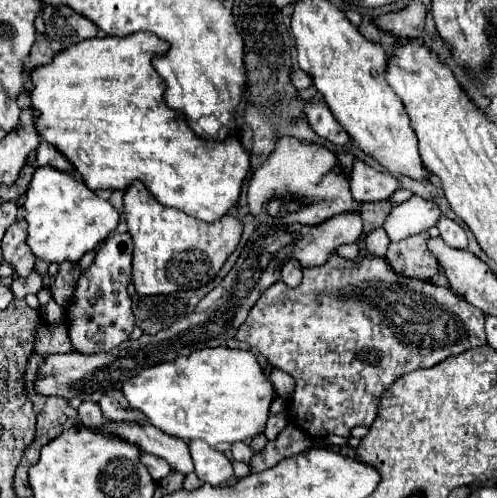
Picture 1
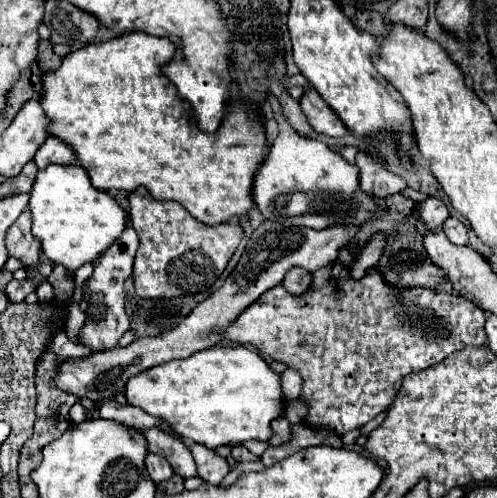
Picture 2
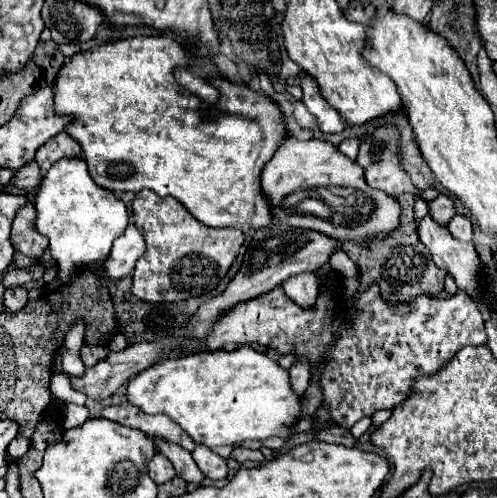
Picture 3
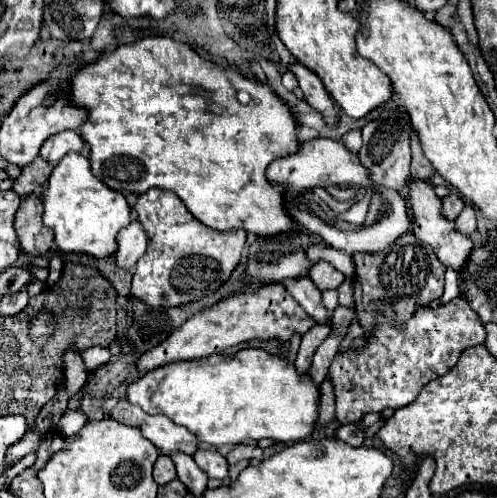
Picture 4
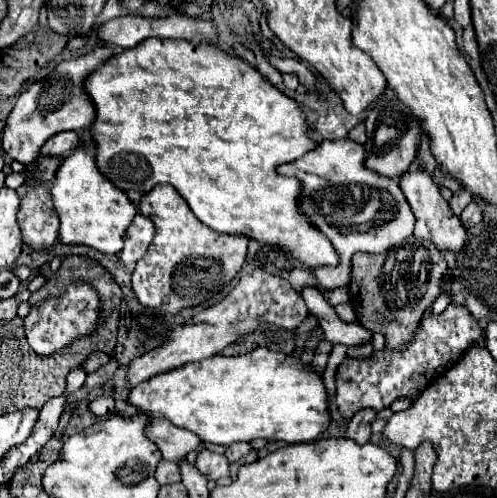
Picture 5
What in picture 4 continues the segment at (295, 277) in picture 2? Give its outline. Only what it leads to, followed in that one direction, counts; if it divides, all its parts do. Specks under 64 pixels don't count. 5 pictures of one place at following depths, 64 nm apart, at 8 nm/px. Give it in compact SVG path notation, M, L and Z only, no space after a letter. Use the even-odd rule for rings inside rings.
M308 276L288 278L288 280L284 280L284 286L300 302L300 306L312 316L314 322L328 324L332 328L334 320L332 320L332 314L322 304L322 292L314 286L314 282Z

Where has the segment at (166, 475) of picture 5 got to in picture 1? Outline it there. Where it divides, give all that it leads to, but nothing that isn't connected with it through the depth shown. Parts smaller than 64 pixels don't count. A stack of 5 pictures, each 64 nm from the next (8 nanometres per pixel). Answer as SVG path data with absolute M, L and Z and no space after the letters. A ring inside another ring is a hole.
M142 454L142 464L148 468L148 472L152 474L152 478L154 480L162 480L162 478L166 478L168 474L170 474L170 466L168 466L168 462L166 460L162 460L162 458L158 458L158 456L154 456L154 454Z

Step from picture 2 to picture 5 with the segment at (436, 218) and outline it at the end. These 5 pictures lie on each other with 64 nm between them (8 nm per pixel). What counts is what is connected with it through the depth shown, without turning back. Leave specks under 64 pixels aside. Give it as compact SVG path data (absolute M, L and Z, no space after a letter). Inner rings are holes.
M458 188L458 190L452 194L452 202L450 202L452 212L454 212L454 214L460 214L460 212L468 206L470 200L472 200L472 194L470 194L466 188Z

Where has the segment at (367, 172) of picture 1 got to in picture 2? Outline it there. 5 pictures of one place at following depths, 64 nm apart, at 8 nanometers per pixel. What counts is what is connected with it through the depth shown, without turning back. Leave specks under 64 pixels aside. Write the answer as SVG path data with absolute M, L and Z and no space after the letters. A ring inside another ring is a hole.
M358 152L356 166L360 168L360 188L378 198L402 192L408 184L384 166L384 160L366 152Z

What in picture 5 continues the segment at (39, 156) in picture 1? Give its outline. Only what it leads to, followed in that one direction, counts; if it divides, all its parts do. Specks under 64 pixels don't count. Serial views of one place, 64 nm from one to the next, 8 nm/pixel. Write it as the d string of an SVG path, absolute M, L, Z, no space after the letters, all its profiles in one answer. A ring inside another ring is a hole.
M60 132L52 136L44 146L40 156L58 156L58 154L70 154L78 146L80 138L76 132Z

